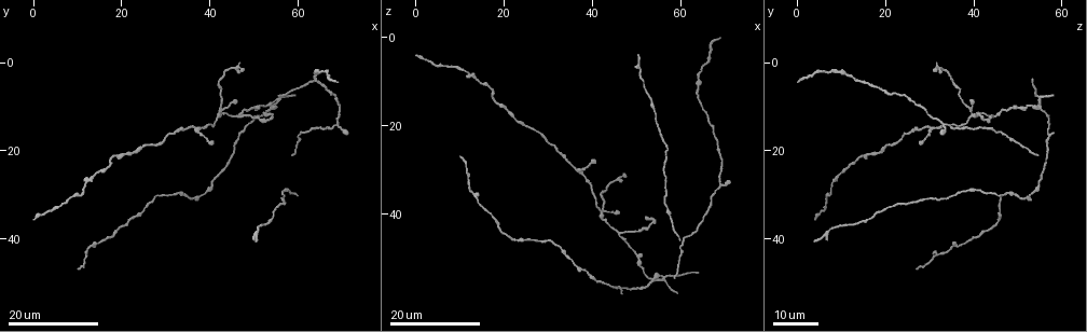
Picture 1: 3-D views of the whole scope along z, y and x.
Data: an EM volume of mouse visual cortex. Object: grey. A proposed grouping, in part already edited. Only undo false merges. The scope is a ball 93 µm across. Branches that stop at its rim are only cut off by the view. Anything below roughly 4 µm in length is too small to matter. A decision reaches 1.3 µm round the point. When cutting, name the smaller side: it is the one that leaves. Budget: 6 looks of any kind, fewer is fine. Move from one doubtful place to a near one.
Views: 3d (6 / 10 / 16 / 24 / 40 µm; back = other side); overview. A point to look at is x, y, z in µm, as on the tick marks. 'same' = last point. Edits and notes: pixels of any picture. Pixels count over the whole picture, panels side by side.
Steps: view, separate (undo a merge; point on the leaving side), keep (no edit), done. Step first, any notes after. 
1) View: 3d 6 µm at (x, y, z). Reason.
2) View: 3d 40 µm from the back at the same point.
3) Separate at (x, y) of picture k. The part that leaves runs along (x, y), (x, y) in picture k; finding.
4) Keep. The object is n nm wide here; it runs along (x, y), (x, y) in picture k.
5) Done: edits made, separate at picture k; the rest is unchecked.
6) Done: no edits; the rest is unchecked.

View: 3d 24 µm at (46.5, 12.0, 45.0). Small branch off a trunk.

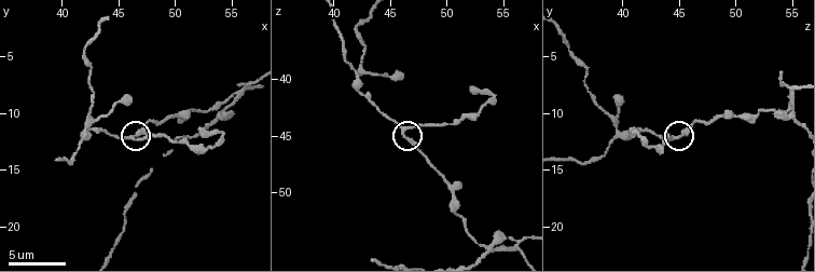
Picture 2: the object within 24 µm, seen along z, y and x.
View: 3d 6 µm at (46.4, 12.2, 44.4). Closer look.

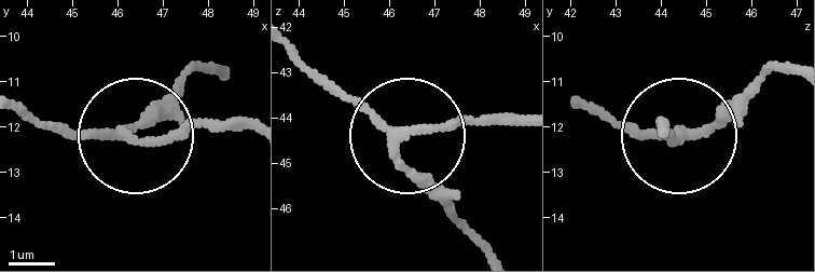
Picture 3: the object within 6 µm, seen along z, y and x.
Keep. Continuous, no second neuron.

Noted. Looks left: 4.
View: 3d 16 µm at (37.0, 15.5, 30.0). Branch point.

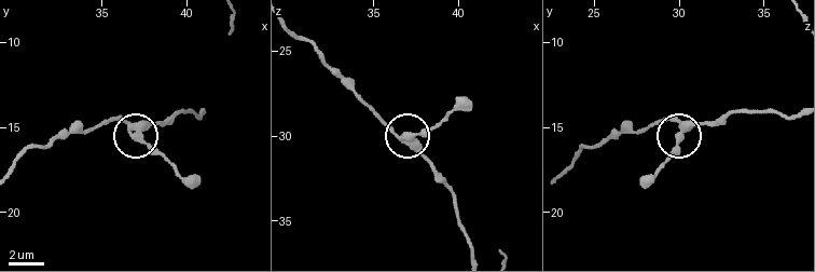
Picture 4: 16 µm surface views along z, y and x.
View: 3d 6 µm at (36.8, 15.2, 30.2).

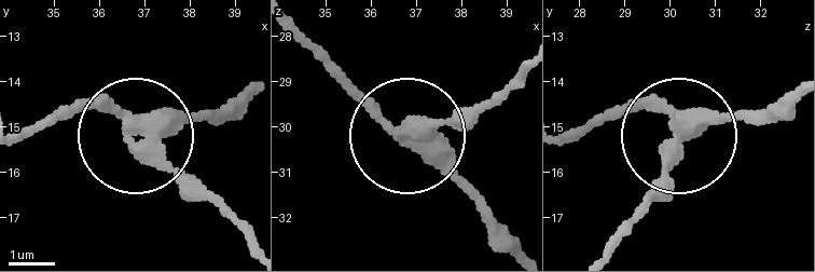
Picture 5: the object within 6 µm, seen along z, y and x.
Keep. 3 arms meet here; all the same neuron.

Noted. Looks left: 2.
View: 3d 10 µm at (42.0, 11.8, 39.4). Three arms meet.

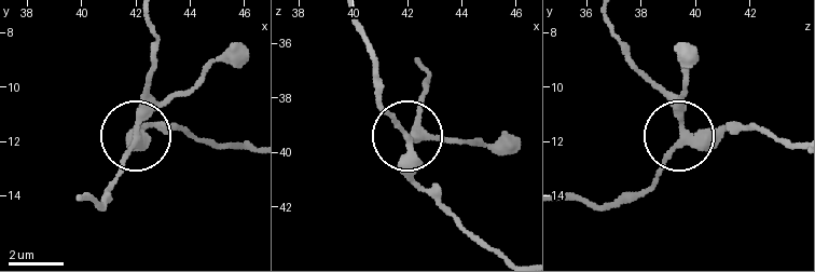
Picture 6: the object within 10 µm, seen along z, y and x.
Keep. The object is 250 nm wide here; it runs along (796, 143), (735, 124), (681, 134), (673, 104), (633, 64) in picture 6; continuous, no second neuron.

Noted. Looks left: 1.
Done: no edits; the rest is unchecked.

